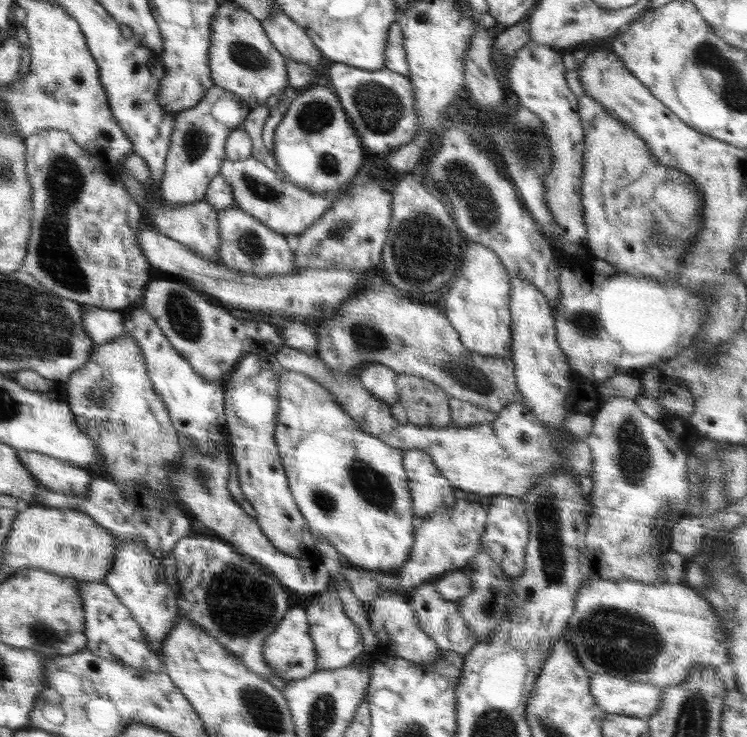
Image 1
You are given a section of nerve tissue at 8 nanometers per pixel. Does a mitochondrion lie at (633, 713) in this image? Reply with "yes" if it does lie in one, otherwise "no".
no

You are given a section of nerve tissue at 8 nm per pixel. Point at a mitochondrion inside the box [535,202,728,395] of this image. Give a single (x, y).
(585, 323)

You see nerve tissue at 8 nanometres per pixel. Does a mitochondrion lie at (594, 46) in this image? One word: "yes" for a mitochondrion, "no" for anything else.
no

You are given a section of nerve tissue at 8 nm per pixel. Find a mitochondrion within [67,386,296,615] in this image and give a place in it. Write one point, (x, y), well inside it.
(203, 477)

